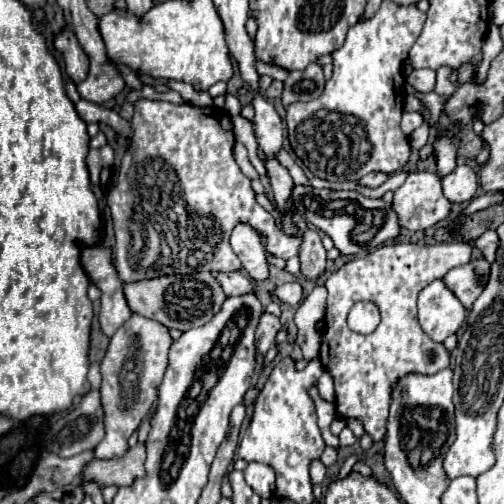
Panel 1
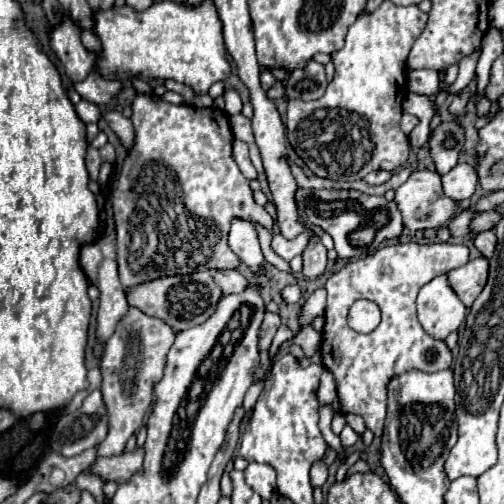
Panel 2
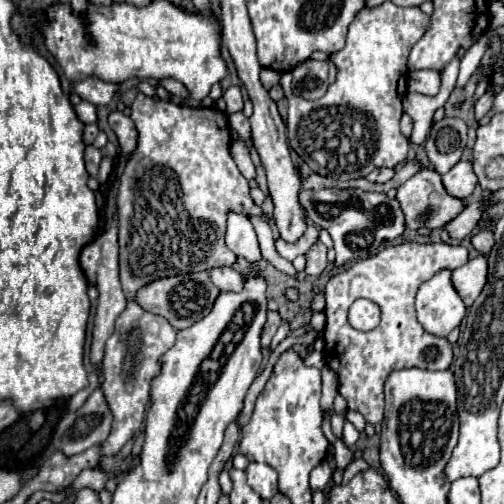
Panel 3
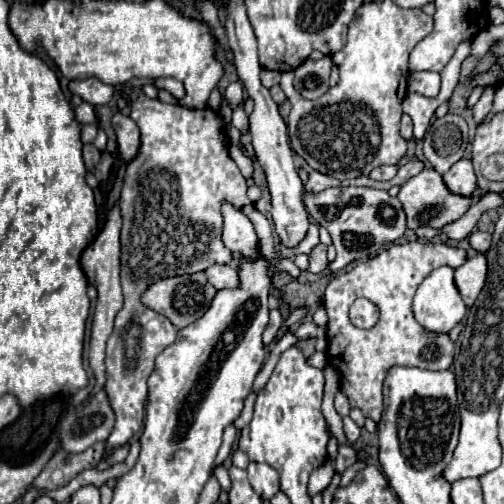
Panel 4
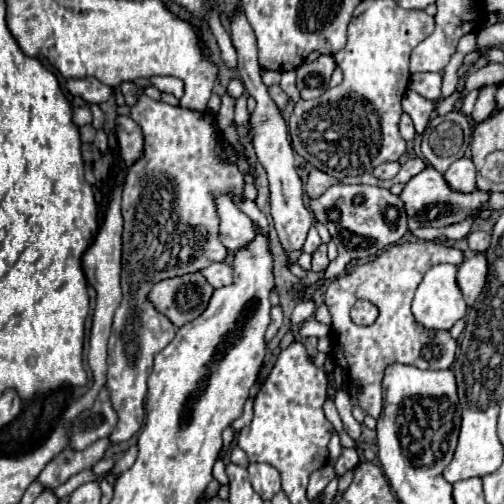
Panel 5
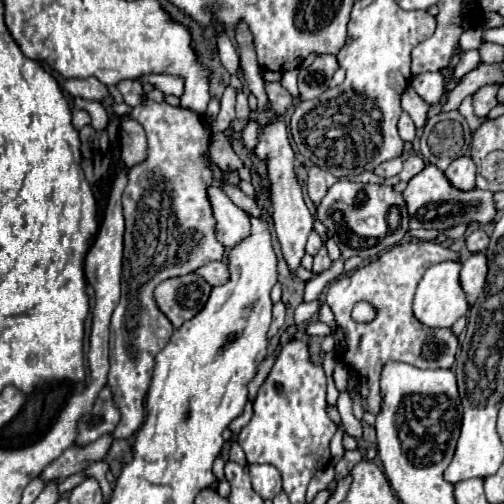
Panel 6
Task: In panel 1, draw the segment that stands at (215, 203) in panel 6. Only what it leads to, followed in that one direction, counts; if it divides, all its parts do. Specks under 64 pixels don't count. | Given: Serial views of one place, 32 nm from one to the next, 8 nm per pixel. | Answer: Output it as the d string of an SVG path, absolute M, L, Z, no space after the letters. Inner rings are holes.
M236 224L230 236L230 246L252 278L256 280L268 278L266 254L262 250L258 232L254 228L248 228L248 224Z

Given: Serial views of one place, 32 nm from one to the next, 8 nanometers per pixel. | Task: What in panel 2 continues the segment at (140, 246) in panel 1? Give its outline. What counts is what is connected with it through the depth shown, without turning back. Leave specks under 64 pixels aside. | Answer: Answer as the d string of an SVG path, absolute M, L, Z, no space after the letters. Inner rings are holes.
M138 94L132 102L132 124L136 130L136 142L134 148L128 152L126 160L124 160L124 168L118 180L118 188L112 196L112 206L114 206L114 220L116 220L116 234L118 234L118 272L120 272L120 282L124 288L136 288L142 282L154 280L154 278L162 278L168 274L190 274L190 272L200 272L200 270L224 270L224 268L236 268L240 264L238 256L228 248L228 230L230 230L230 220L234 216L246 218L250 222L260 222L266 228L272 228L272 216L254 202L252 198L252 188L250 182L242 176L242 172L238 170L234 158L232 158L232 130L230 130L230 122L228 122L228 114L222 112L216 106L210 108L198 108L198 106L190 106L190 104L170 104L146 94ZM306 228L294 242L286 240L282 234L274 234L272 238L272 248L278 256L282 256L284 260L292 260L294 256L300 256L304 252L304 248L308 246L308 236L314 236L316 232L312 228Z

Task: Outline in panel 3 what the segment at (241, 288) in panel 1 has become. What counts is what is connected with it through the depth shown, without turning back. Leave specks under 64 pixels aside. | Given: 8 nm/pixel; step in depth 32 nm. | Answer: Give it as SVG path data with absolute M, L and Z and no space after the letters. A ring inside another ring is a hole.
M224 266L224 268L212 268L212 270L208 270L208 274L210 274L210 280L212 280L212 284L216 284L216 288L220 288L220 290L232 290L232 292L238 292L240 288L242 288L242 282L244 282L244 278L242 278L242 274L238 274L234 268L230 268L230 266Z

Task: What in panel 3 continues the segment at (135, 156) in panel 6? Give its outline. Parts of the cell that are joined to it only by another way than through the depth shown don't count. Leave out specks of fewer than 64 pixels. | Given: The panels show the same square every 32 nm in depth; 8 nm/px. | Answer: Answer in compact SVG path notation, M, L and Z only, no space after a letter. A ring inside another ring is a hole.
M112 112L110 114L110 126L118 136L122 154L126 158L132 156L132 152L136 150L136 126L132 124L132 120L128 116L124 116L122 112Z

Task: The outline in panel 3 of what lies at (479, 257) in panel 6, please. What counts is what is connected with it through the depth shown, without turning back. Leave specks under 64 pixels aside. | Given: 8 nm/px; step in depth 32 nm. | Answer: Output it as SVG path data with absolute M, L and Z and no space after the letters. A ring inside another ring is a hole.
M482 254L468 260L464 266L452 272L452 284L468 308L474 304L474 300L482 292L486 284L486 272L488 272L488 264Z

